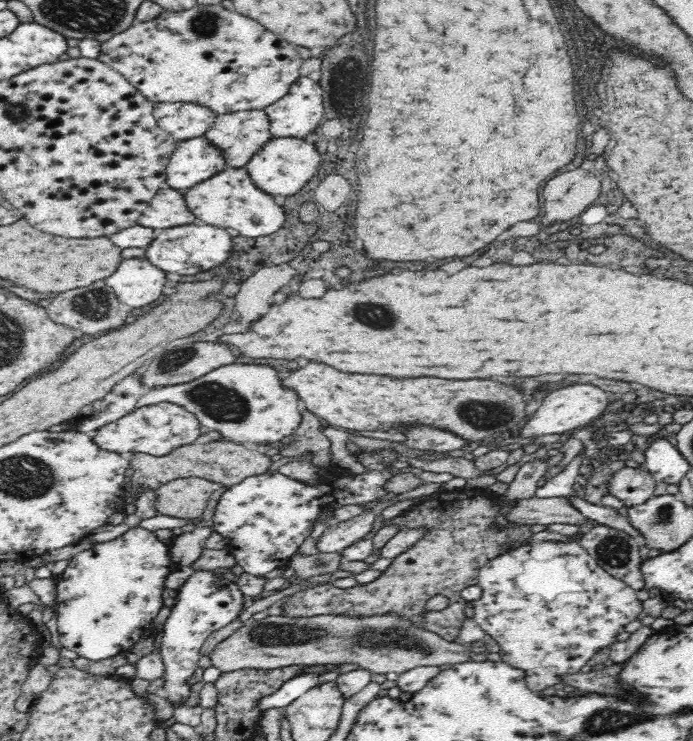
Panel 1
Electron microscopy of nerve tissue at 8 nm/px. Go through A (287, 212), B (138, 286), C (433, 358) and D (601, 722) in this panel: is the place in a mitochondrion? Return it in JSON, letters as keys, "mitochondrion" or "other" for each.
{"A":"other","B":"other","C":"other","D":"mitochondrion"}

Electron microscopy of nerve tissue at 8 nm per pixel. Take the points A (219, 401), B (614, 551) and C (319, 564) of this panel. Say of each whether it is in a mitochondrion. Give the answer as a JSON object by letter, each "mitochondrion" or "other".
{"A":"mitochondrion","B":"mitochondrion","C":"mitochondrion"}

